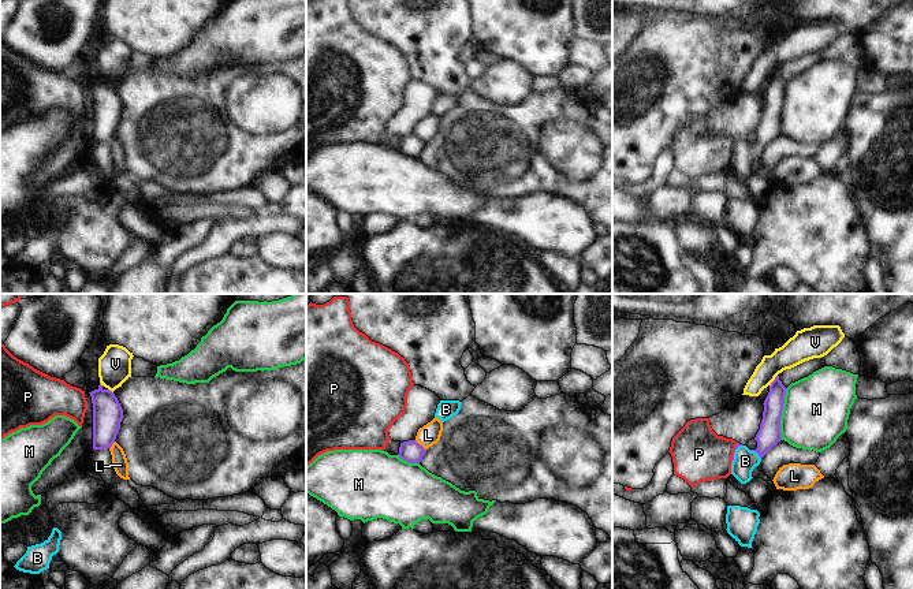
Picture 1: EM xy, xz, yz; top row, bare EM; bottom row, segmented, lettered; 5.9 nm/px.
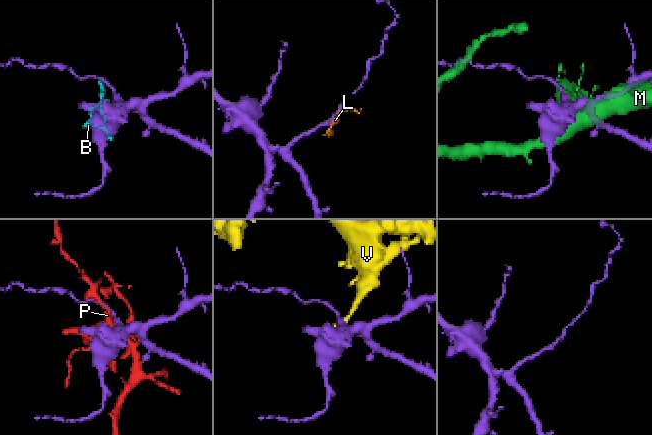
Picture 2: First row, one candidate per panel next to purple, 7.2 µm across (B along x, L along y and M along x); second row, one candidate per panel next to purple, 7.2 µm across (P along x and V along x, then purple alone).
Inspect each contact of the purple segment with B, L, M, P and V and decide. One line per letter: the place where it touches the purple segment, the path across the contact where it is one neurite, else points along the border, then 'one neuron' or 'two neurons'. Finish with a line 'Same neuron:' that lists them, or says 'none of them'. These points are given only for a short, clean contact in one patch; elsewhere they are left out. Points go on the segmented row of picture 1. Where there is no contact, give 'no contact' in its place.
B: contact yz (756, 451); way yz (768, 435), (756, 451), (745, 461); one neuron
L: contact xz (420, 444); border xz (414, 440), (425, 450); two neurons
M: contact yz (781, 414); two neurons
P: contact yz (736, 447); two neurons
V: contact yz (774, 380); two neurons
Same neuron: B

